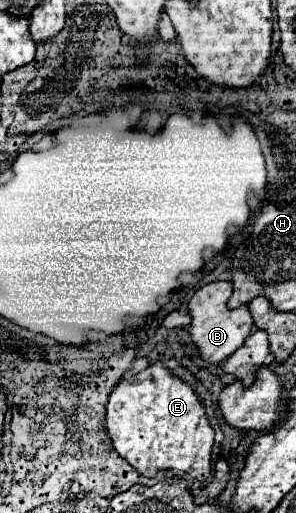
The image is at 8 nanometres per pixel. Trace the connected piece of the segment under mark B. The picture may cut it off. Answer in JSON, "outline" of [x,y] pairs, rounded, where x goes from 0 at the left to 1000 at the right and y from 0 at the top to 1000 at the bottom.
{"outline":[[[720,548],[720,552],[679,559],[639,587],[639,598],[632,598],[639,614],[645,614],[639,653],[645,653],[645,665],[666,673],[686,704],[699,704],[699,708],[760,704],[848,653],[855,618],[848,618],[834,595],[814,595],[814,598],[774,606],[767,602],[774,579],[780,579],[780,552],[774,548]]]}

